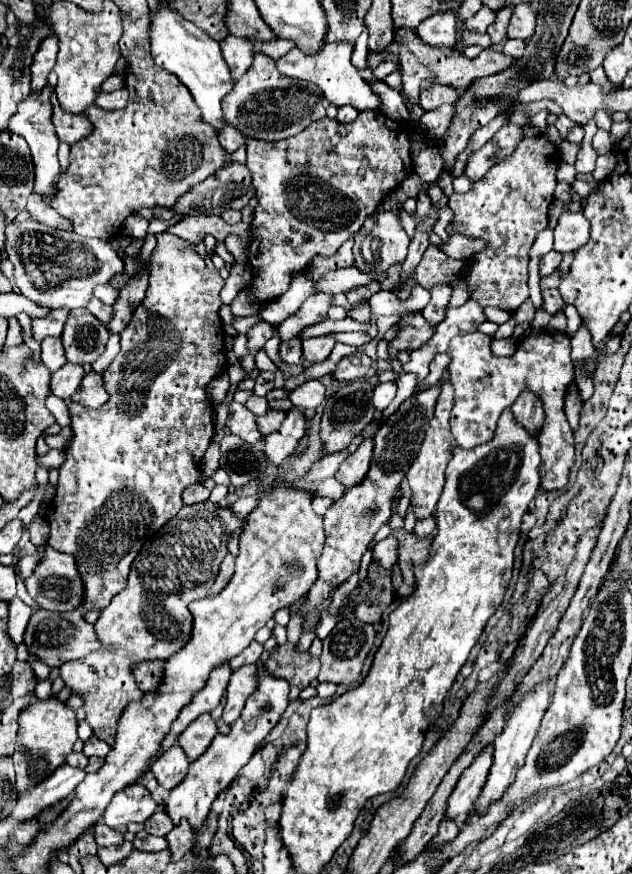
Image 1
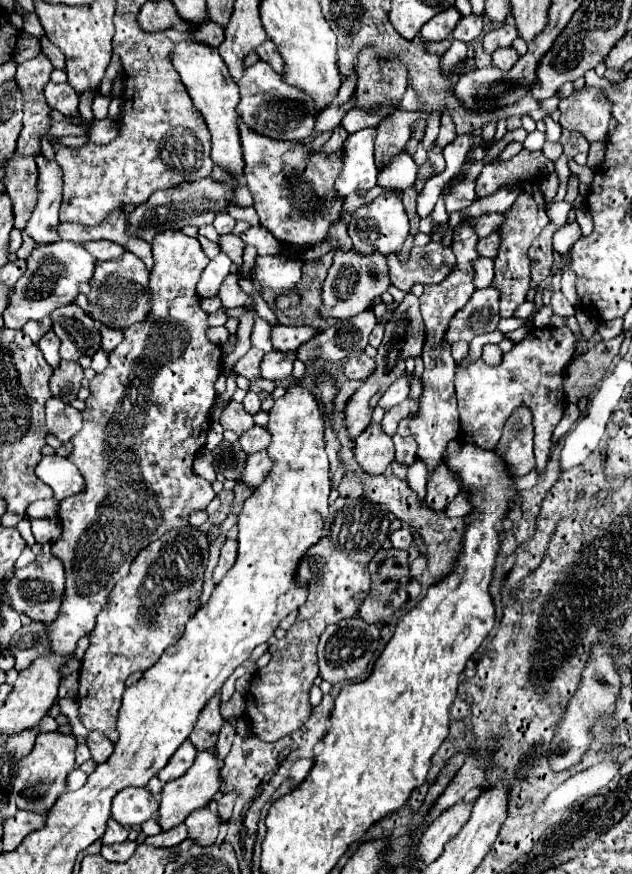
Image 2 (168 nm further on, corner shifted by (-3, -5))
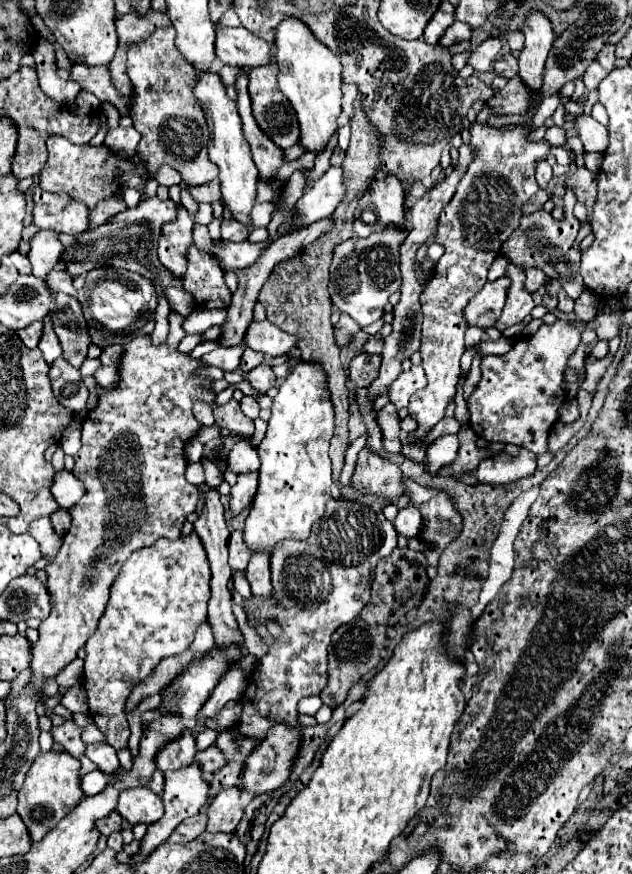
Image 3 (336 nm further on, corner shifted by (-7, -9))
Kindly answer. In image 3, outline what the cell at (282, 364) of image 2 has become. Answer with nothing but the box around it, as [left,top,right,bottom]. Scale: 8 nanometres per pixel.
[244,364,276,396]

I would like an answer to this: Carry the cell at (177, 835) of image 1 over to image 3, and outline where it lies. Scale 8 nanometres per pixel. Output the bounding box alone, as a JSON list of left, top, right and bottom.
[208,786,244,832]

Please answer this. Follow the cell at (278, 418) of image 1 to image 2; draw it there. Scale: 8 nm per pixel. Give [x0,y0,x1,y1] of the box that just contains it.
[240,426,272,454]

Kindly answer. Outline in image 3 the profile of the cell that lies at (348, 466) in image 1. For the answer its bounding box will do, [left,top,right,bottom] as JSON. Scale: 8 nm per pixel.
[378,404,402,452]

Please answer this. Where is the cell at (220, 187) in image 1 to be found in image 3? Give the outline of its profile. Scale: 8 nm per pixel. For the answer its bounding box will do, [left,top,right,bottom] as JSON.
[60,198,194,316]

